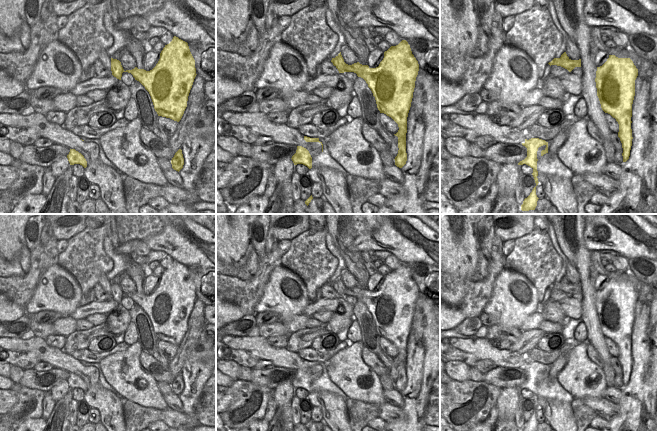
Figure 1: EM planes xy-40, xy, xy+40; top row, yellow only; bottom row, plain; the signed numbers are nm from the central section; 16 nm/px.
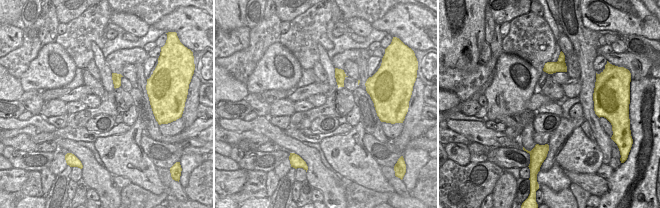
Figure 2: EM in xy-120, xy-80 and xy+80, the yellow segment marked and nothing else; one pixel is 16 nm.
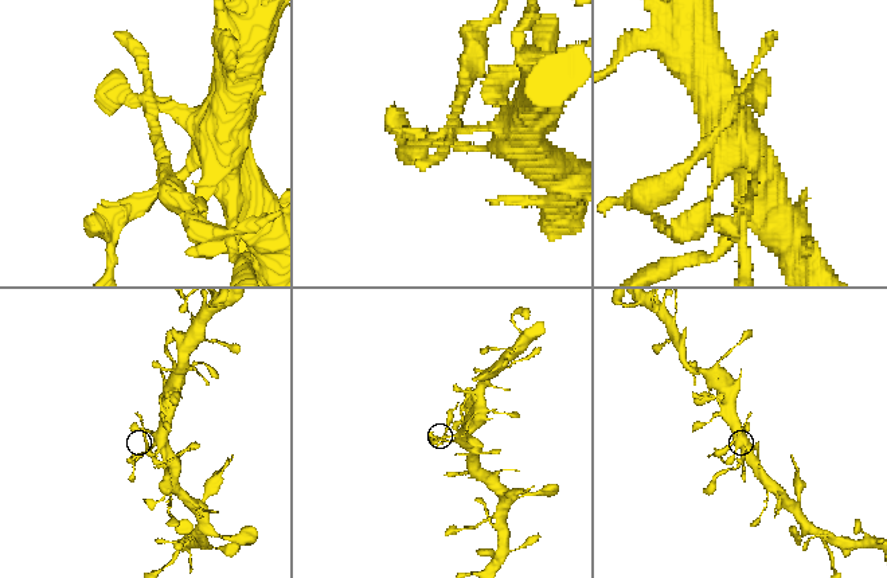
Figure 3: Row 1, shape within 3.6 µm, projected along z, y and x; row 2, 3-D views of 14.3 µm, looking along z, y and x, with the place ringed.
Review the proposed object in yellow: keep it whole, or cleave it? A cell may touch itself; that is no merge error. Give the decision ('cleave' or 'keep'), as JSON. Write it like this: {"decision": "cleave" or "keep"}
{"decision": "keep"}

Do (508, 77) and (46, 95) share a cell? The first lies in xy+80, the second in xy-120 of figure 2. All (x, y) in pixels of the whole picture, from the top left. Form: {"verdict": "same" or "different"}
{"verdict": "different"}

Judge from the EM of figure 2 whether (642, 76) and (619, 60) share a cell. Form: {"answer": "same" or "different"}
{"answer": "same"}

